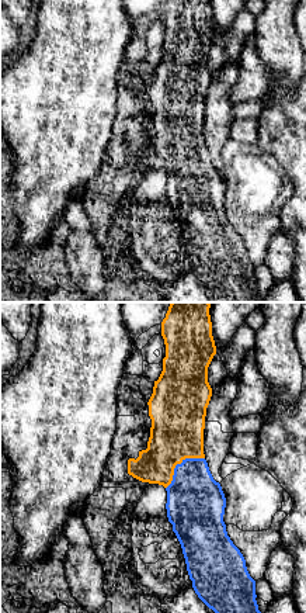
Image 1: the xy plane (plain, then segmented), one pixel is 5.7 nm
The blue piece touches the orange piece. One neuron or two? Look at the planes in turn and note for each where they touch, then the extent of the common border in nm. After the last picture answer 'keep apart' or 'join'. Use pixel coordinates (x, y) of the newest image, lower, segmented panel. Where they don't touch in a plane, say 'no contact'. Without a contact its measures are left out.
meets blue at (178, 464); contact 280 nm long

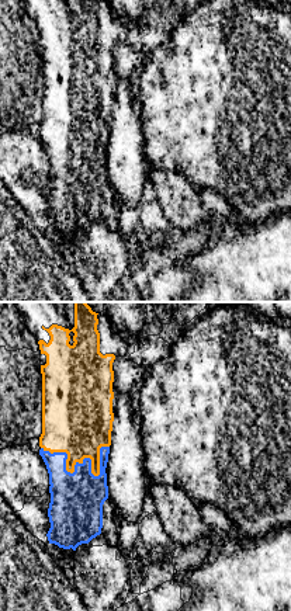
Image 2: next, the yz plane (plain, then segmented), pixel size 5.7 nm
meets blue at (83, 461); contact 400 nm long

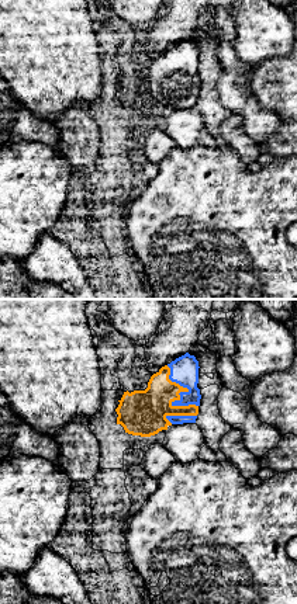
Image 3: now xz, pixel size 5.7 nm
meets blue at (180, 392); contact 300 nm long

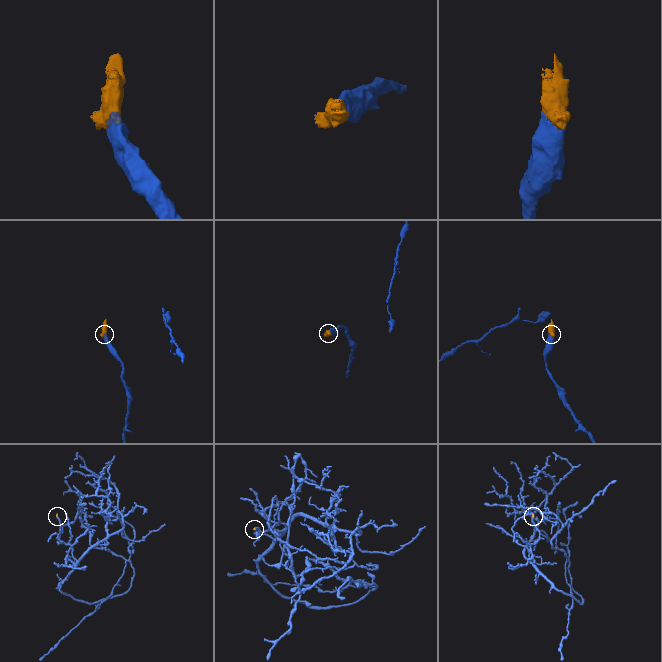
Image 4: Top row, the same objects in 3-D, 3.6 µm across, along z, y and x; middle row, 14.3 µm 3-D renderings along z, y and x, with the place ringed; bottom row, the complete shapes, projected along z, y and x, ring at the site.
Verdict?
join

